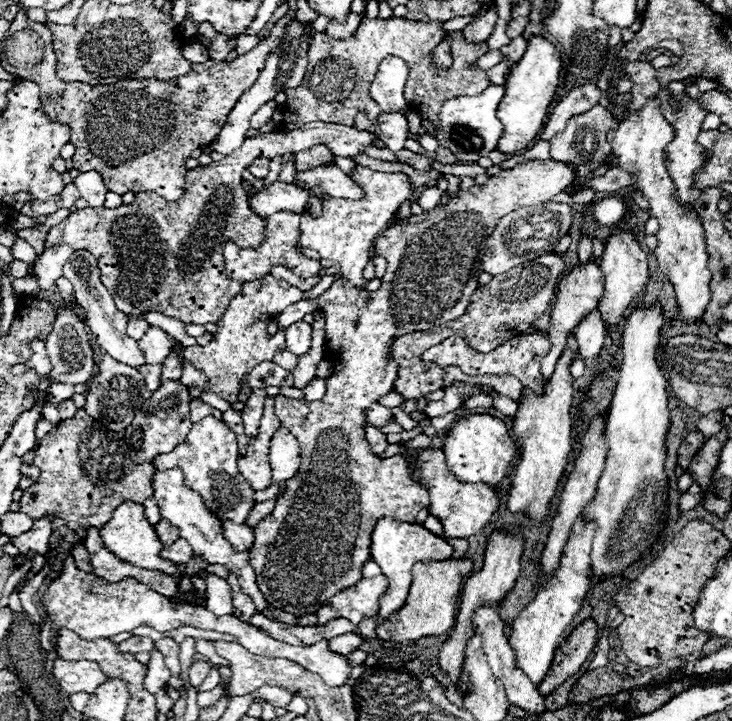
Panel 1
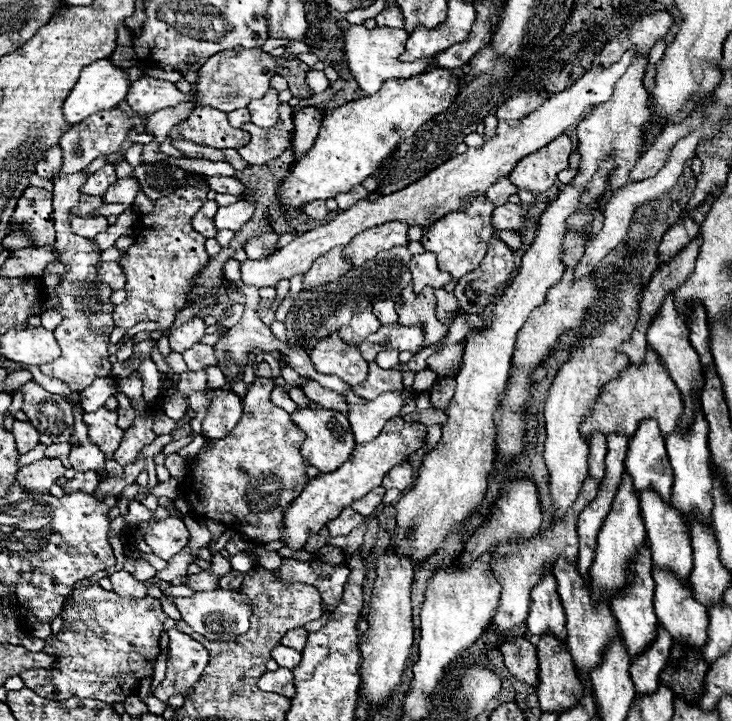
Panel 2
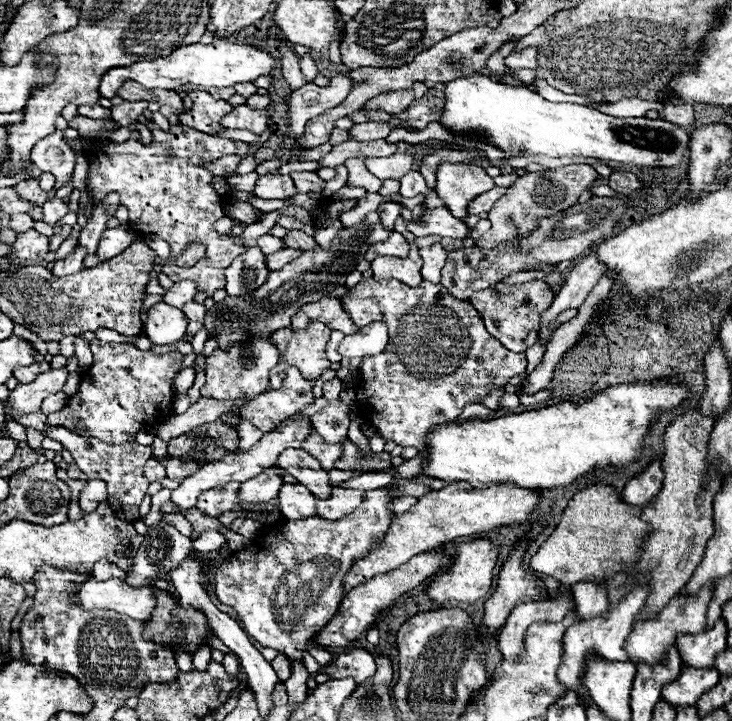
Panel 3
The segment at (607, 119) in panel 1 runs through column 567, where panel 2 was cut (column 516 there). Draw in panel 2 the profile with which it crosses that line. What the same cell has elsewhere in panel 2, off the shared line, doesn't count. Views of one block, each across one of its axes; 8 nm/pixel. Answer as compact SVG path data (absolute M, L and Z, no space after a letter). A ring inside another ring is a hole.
M628 50L628 54L624 54L620 58L620 62L616 62L608 68L594 68L594 70L586 72L580 80L574 82L572 88L558 92L556 96L546 100L528 118L522 118L520 122L516 122L516 126L508 126L508 122L498 122L494 140L484 142L482 148L468 148L468 152L454 156L452 160L448 160L448 162L440 164L436 170L432 170L432 174L420 178L420 182L414 182L412 186L406 186L404 190L380 196L374 202L368 202L368 200L356 202L356 206L340 212L328 224L316 226L316 228L300 234L288 246L280 248L272 258L242 262L242 282L258 286L258 288L276 286L284 278L292 278L294 274L308 272L316 258L324 256L326 252L330 252L336 246L350 244L350 240L356 234L364 232L366 228L374 228L374 226L380 226L380 224L392 222L392 220L404 220L410 226L428 226L428 224L436 222L438 218L442 218L444 214L460 210L460 204L466 198L466 194L474 194L474 192L484 194L488 190L488 186L492 186L492 182L510 174L512 168L516 166L516 162L538 152L548 142L562 136L564 130L572 128L588 112L588 108L608 102L614 92L614 84L620 80L620 76L624 74L624 70L630 64L632 64L632 50Z

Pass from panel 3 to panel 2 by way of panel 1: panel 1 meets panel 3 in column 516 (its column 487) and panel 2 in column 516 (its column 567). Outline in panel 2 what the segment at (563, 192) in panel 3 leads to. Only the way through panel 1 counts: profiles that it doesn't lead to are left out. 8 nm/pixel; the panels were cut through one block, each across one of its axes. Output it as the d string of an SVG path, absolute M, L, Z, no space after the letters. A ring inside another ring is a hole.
M560 136L544 146L544 150L520 160L508 174L508 180L520 190L534 194L546 192L556 184L558 172L568 168L568 158L572 152L572 140L568 136Z

